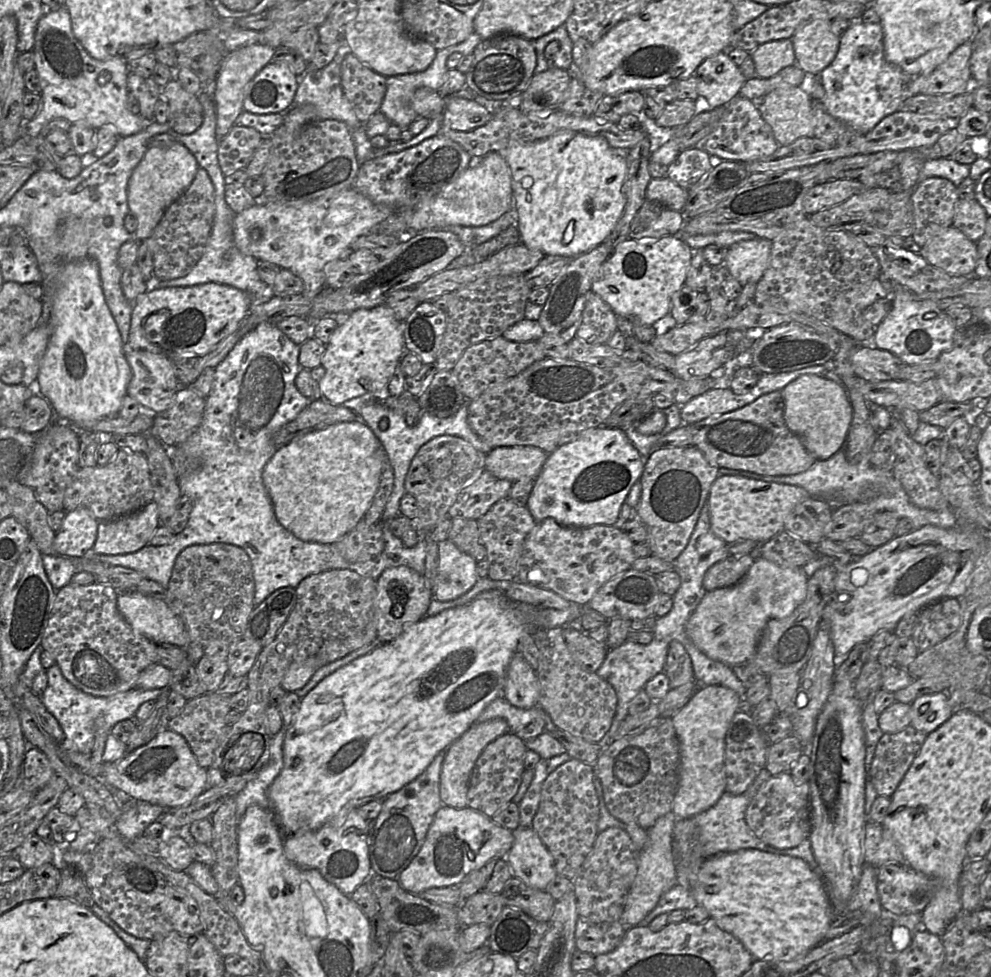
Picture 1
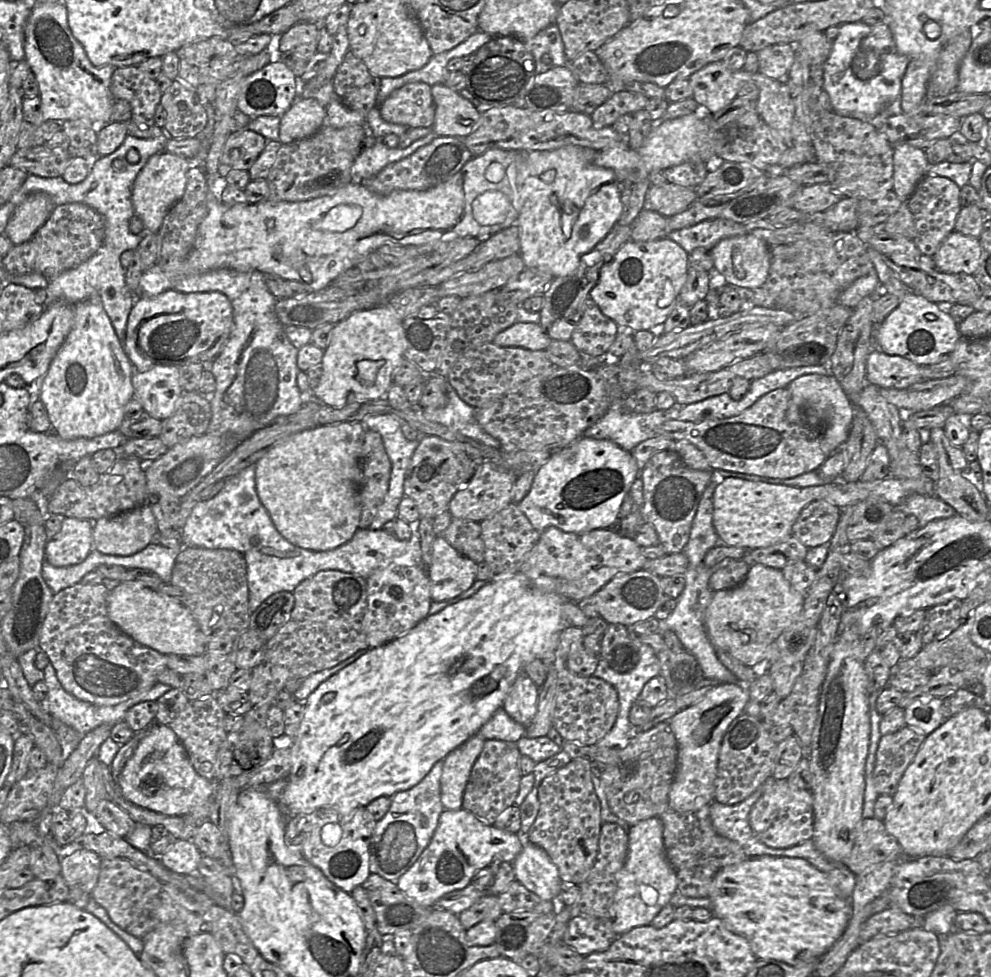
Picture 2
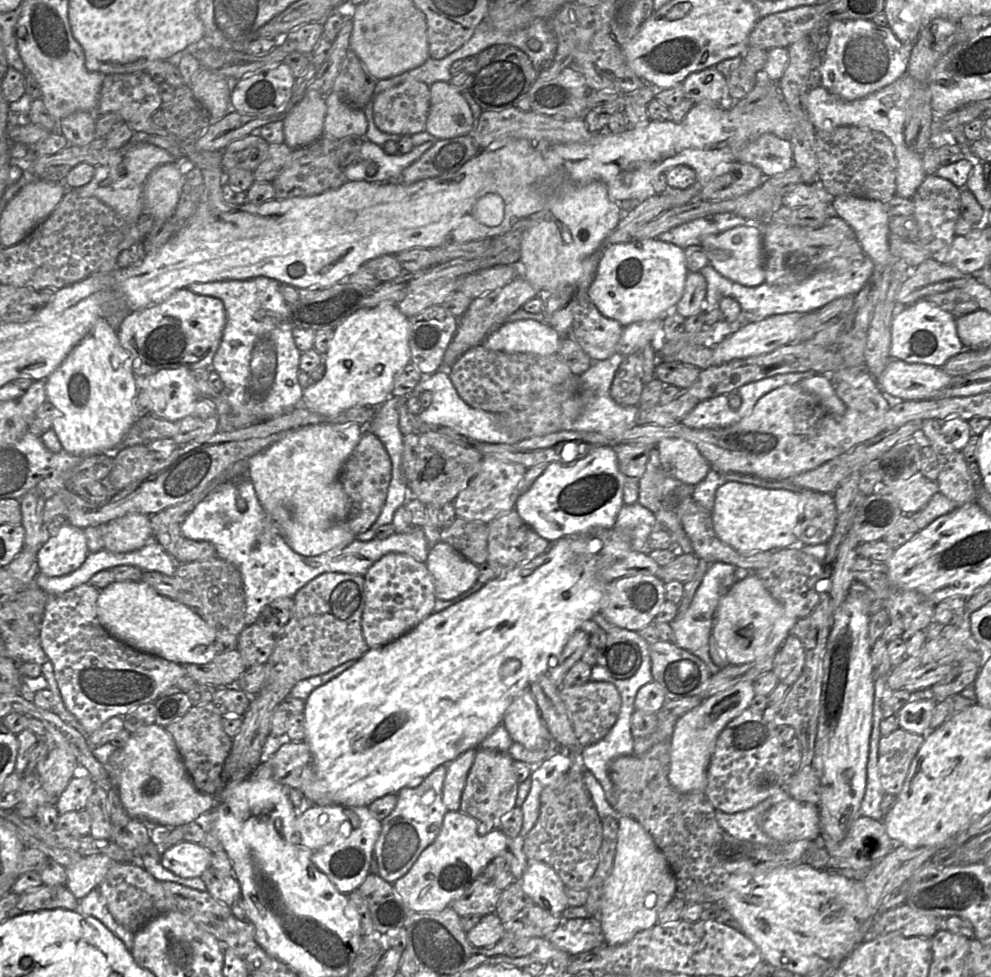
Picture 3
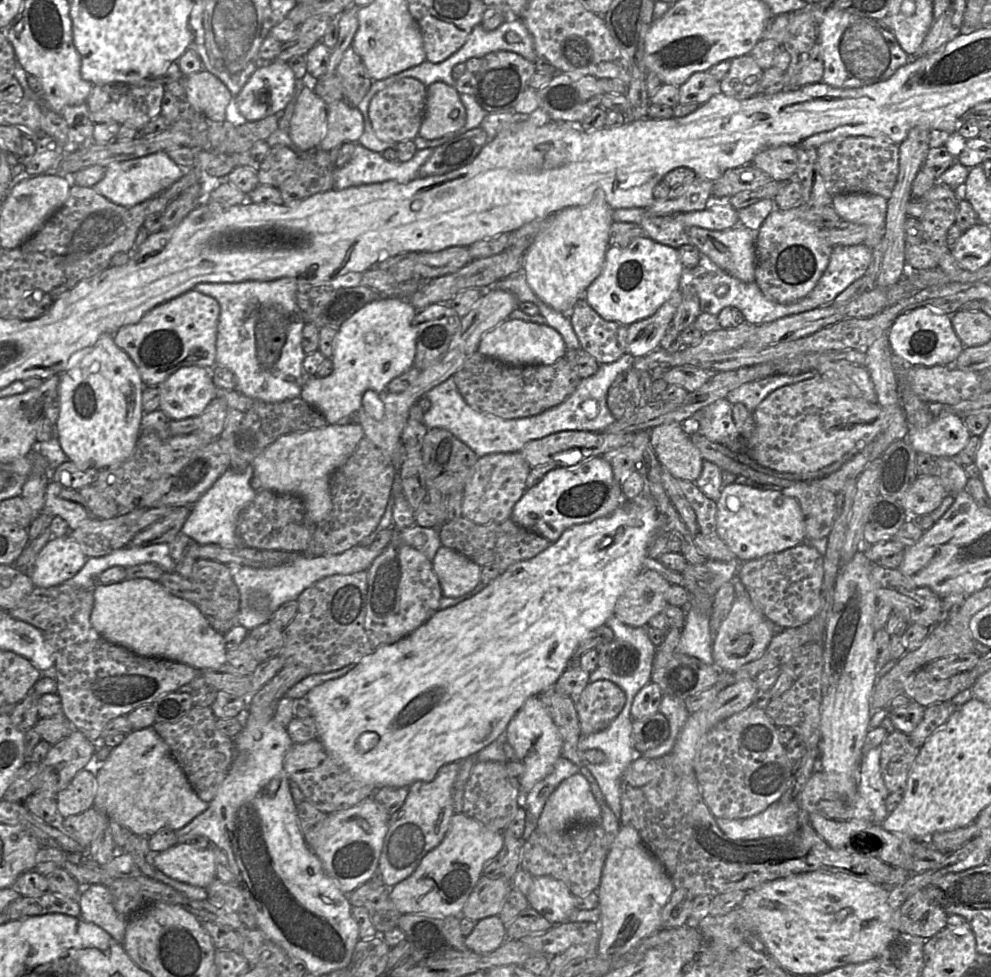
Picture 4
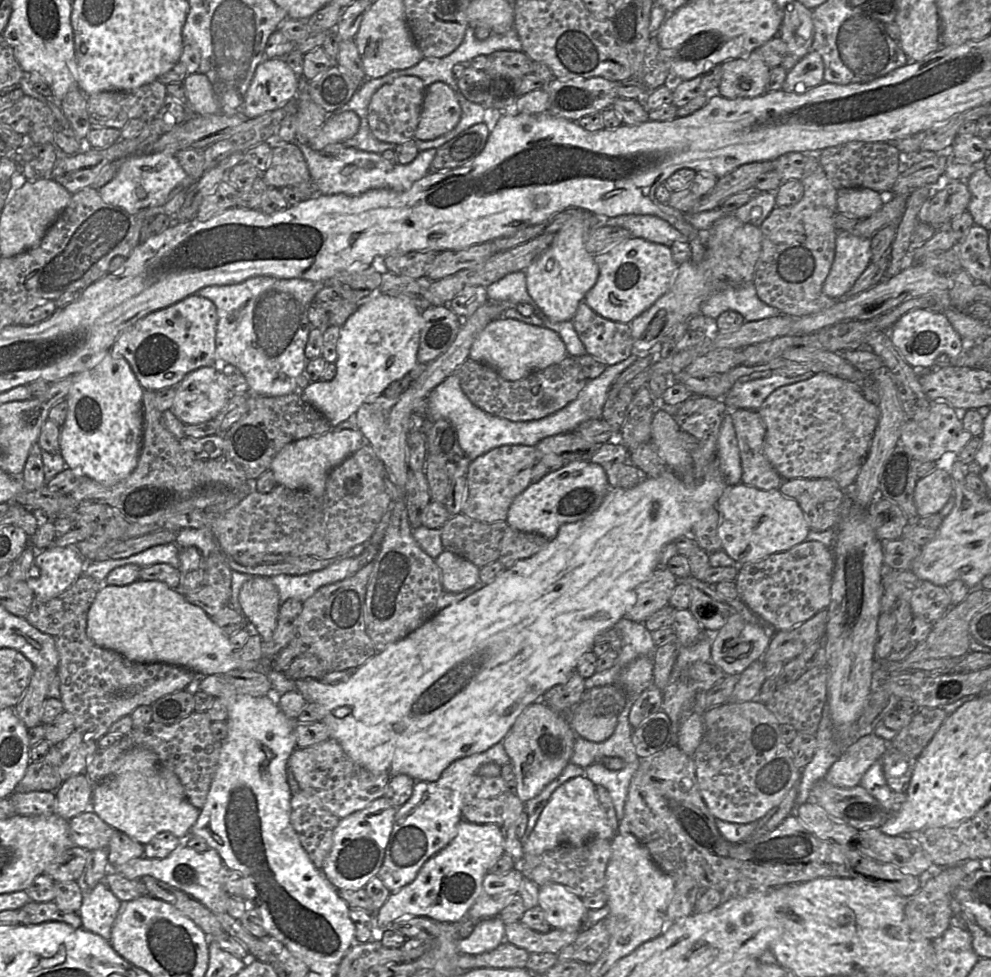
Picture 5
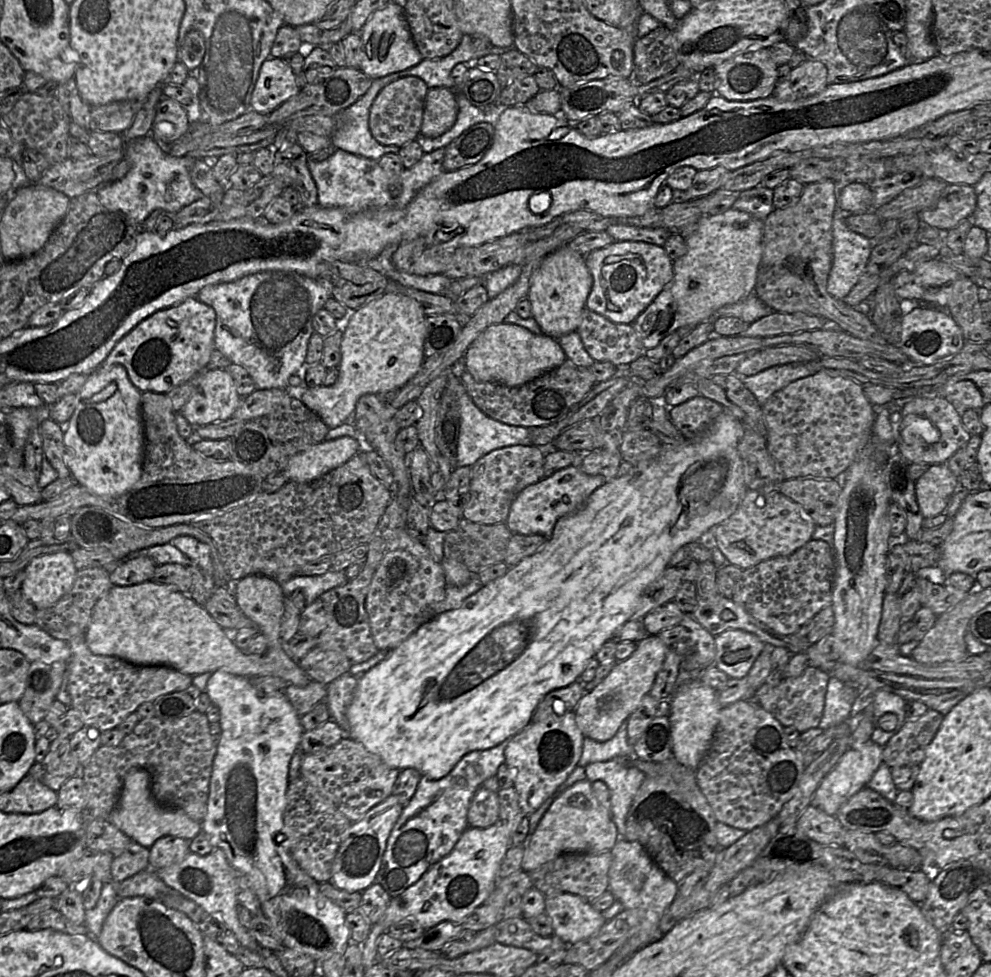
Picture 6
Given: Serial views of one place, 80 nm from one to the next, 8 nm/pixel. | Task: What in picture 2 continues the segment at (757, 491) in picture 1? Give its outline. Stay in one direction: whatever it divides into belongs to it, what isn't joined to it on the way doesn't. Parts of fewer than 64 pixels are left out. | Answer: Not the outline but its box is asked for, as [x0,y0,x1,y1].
[712,477,925,550]

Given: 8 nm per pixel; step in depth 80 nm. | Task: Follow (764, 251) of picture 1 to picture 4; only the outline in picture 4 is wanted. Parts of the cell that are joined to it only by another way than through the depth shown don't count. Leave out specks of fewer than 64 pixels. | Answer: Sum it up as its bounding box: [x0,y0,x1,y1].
[686,225,756,283]

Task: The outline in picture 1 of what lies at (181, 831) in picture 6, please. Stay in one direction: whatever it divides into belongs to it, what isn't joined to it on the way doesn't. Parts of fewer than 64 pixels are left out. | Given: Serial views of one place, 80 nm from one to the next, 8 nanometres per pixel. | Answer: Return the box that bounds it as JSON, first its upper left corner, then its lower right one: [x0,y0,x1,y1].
[68,729,208,809]

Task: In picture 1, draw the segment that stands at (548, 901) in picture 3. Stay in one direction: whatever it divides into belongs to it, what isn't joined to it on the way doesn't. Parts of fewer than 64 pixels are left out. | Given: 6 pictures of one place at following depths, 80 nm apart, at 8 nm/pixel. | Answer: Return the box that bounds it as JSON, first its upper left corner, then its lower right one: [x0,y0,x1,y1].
[506,825,557,890]

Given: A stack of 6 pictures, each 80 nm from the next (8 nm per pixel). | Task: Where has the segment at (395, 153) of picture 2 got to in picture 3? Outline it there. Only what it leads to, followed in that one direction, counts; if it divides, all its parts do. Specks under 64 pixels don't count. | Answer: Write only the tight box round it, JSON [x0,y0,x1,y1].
[344,140,435,183]

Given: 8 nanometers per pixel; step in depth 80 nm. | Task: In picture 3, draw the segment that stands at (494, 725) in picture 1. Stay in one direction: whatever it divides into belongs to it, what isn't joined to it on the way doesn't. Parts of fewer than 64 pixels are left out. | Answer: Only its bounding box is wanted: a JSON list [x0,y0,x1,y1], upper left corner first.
[442,747,479,811]

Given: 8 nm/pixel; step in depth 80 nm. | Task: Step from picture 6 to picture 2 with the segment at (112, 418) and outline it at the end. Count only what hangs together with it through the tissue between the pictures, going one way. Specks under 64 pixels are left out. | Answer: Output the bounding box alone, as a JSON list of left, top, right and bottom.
[40,300,134,440]

